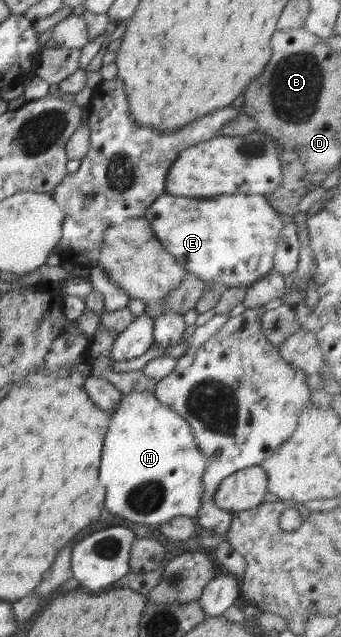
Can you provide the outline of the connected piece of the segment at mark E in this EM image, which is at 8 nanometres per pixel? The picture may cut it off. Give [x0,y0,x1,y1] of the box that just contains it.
[144,193,285,288]

